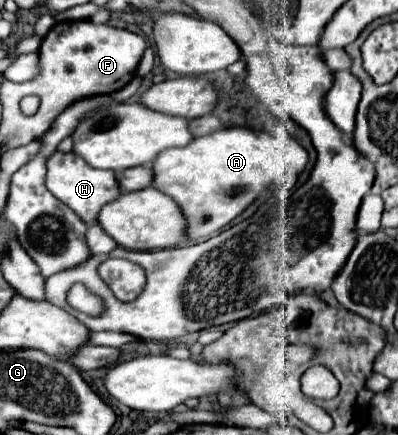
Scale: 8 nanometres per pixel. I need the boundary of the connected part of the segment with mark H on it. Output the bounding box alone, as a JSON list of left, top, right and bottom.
[46,150,122,224]

